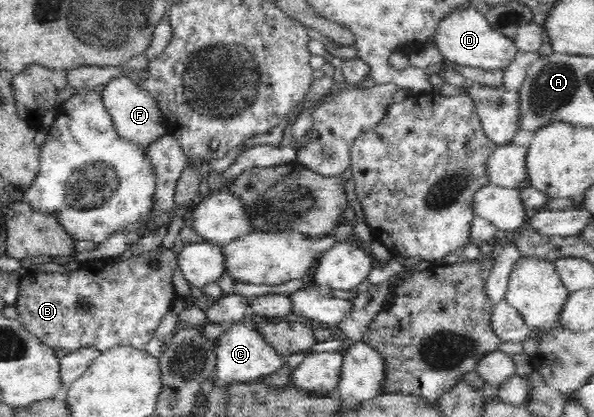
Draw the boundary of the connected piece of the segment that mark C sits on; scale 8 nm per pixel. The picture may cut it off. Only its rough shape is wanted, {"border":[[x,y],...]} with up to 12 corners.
{"border":[[253,325],[225,327],[218,383],[260,380],[287,357]]}

